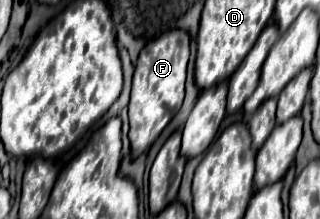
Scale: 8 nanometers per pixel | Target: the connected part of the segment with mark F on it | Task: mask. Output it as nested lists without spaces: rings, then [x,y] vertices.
[[[182,29],[168,31],[166,35],[158,37],[154,43],[148,43],[136,63],[134,69],[134,83],[132,83],[132,97],[130,97],[130,147],[132,159],[142,155],[150,149],[156,137],[164,131],[168,121],[178,113],[184,101],[184,81],[186,81],[186,67],[190,57],[190,37]]]

